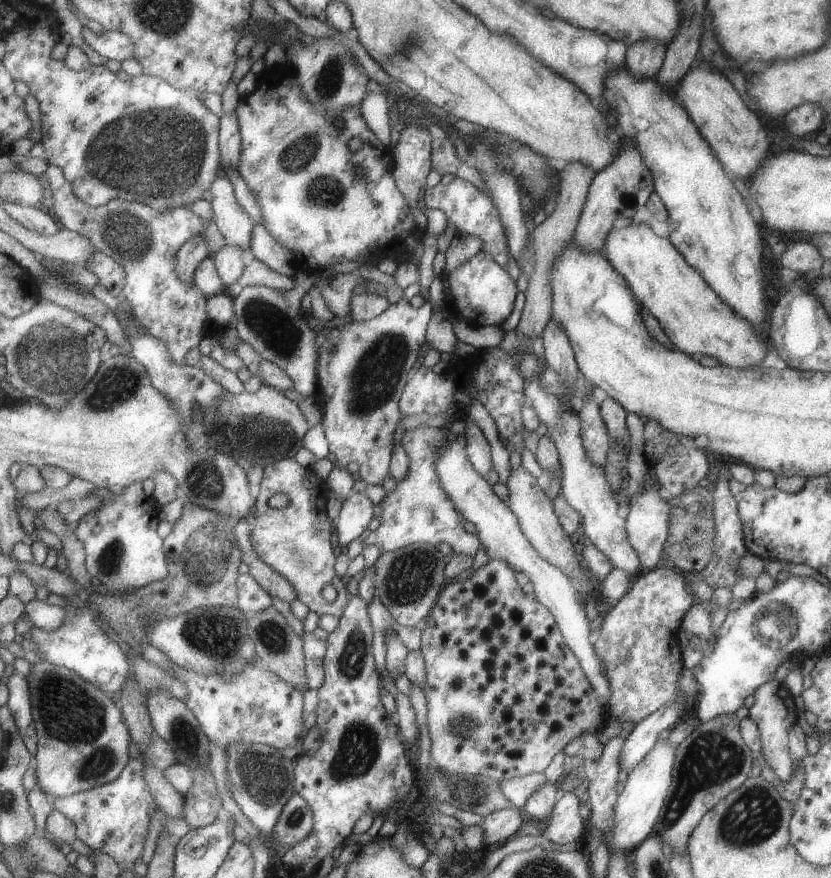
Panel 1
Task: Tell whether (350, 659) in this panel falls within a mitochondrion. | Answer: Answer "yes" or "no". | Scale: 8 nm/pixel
yes

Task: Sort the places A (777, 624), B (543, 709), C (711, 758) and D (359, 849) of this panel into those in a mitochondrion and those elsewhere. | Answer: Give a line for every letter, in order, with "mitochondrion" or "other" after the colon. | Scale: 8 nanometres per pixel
A: mitochondrion
B: other
C: mitochondrion
D: other

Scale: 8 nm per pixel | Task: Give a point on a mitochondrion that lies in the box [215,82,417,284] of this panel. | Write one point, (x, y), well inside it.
(298, 154)

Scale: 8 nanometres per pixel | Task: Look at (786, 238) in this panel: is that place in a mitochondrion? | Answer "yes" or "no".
no

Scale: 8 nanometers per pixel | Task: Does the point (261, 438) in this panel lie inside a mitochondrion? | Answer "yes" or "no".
yes

